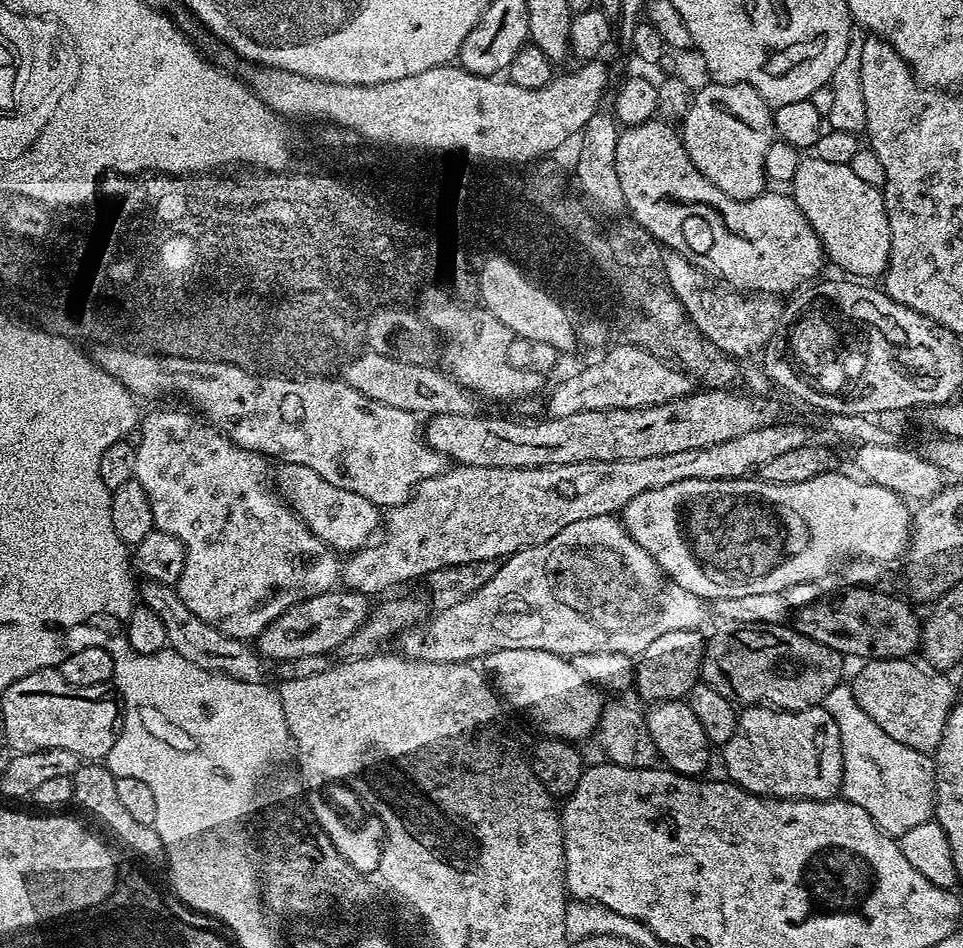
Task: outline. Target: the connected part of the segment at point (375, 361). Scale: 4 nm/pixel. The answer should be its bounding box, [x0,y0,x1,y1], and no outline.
[342,350,477,415]

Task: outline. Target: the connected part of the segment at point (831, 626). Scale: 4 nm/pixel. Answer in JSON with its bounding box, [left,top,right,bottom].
[796,587,922,661]

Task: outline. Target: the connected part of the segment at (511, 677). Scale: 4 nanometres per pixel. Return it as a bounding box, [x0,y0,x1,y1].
[482,650,606,742]

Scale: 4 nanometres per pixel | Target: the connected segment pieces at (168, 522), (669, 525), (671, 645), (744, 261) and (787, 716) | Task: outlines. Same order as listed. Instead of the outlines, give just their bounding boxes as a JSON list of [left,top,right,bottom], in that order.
[[136,411,341,641],[622,471,912,602],[634,628,706,702],[616,118,826,291],[722,706,844,800]]

